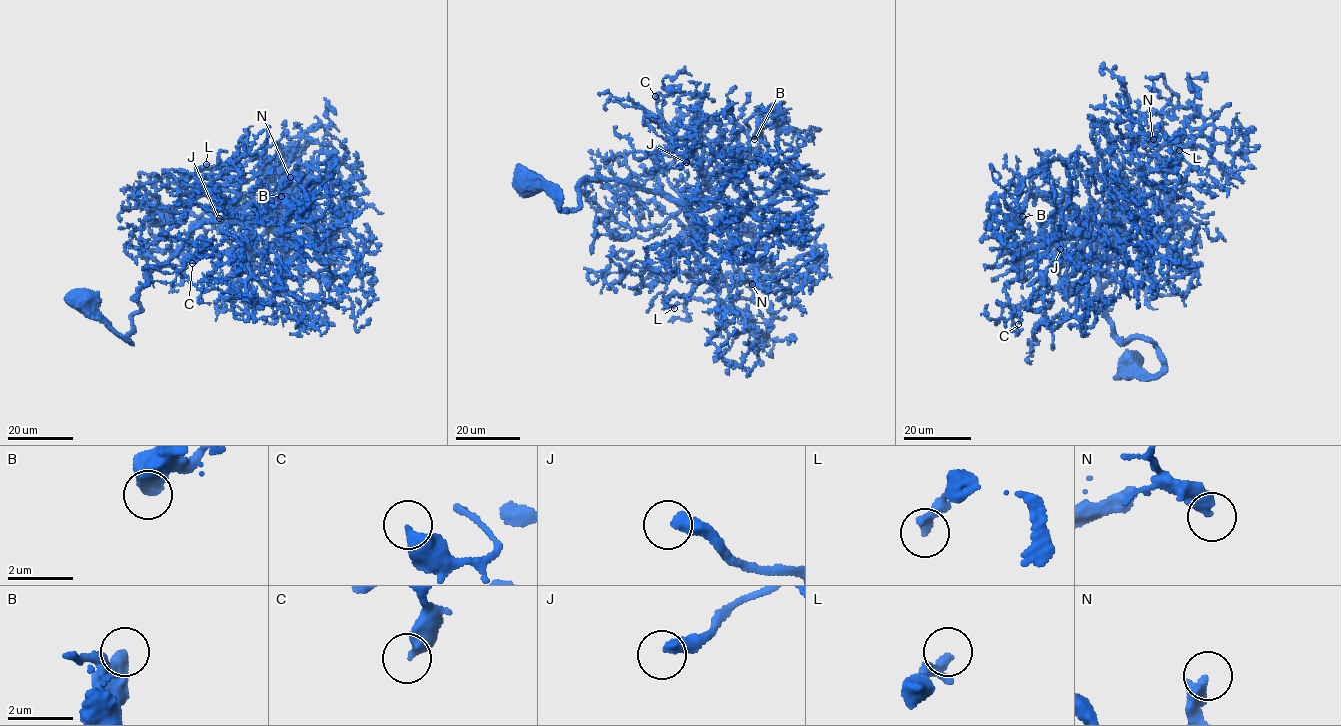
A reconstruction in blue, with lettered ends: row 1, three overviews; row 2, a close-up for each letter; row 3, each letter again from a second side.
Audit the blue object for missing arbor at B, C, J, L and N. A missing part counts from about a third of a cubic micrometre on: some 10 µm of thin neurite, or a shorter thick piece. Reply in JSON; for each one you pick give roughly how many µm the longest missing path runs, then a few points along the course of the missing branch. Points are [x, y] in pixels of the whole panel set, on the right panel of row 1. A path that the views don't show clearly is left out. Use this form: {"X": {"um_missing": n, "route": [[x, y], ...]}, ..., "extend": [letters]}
{"J": {"um_missing": 35, "route": [[1060, 249], [1070, 253], [1071, 259], [1058, 272], [1059, 279], [1046, 285], [1040, 295], [1041, 301], [1044, 299]]}, "extend": ["J"]}

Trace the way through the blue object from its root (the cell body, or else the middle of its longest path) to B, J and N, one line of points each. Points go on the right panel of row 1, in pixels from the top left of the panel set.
B: (1131, 367), (1162, 366), (1150, 340), (1115, 334), (1093, 218), (1020, 253), (994, 230), (1010, 235), (1022, 216)
J: (1131, 367), (1154, 376), (1162, 366), (1150, 340), (1115, 334), (1093, 227), (1072, 215), (1060, 249)
N: (1131, 367), (1158, 374), (1158, 349), (1115, 334), (1095, 252), (1119, 209), (1123, 163), (1153, 139)

